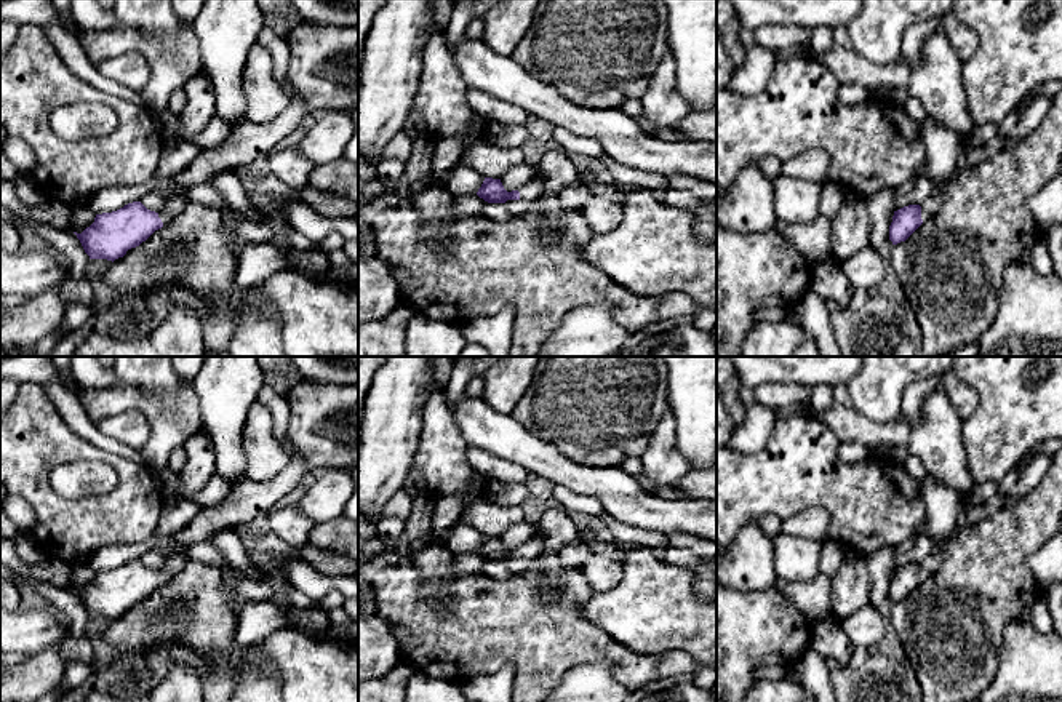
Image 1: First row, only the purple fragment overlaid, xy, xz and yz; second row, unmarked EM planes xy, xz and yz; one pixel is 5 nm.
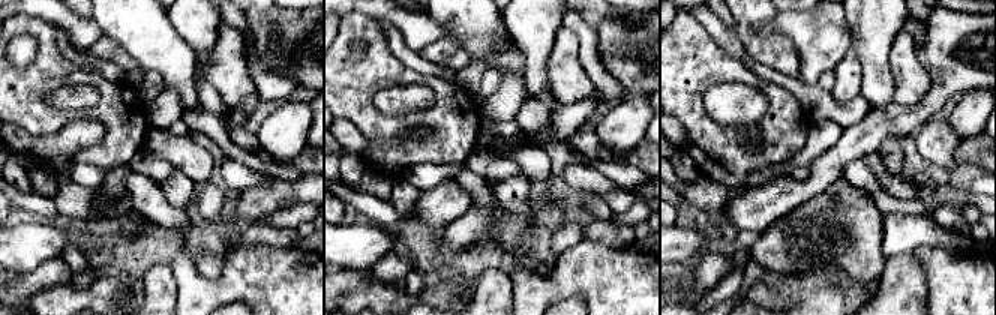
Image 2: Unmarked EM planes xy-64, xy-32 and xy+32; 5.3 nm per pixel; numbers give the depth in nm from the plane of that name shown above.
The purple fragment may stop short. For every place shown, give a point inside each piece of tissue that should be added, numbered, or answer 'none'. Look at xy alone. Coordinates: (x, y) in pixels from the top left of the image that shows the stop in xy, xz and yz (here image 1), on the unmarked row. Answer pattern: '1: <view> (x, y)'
1: xy (323, 419)

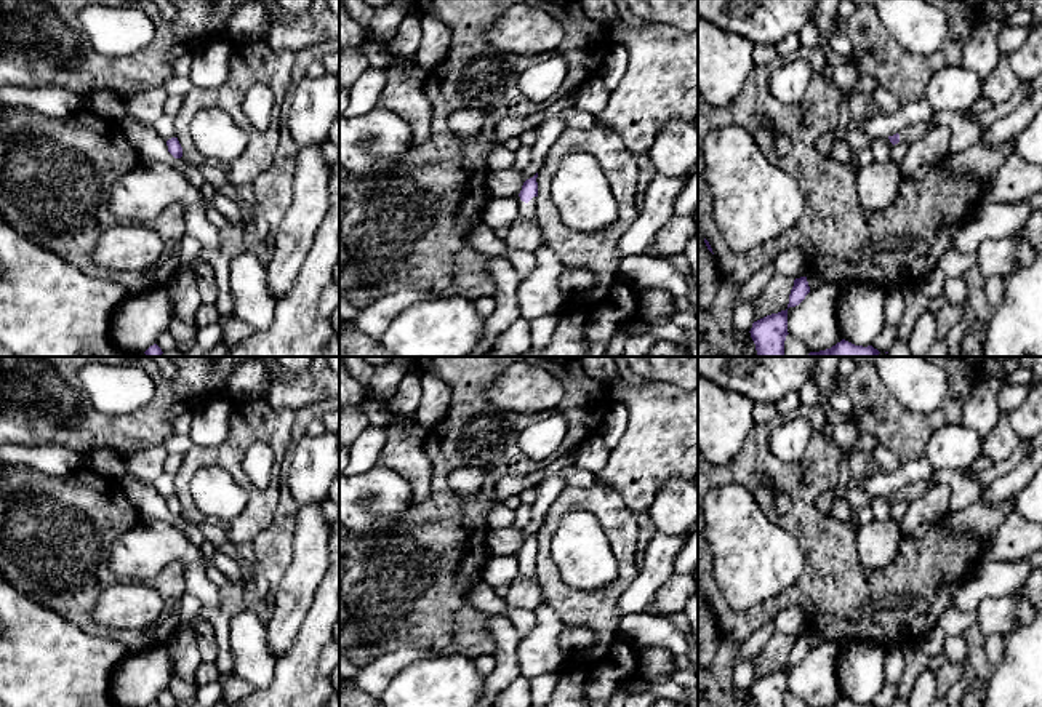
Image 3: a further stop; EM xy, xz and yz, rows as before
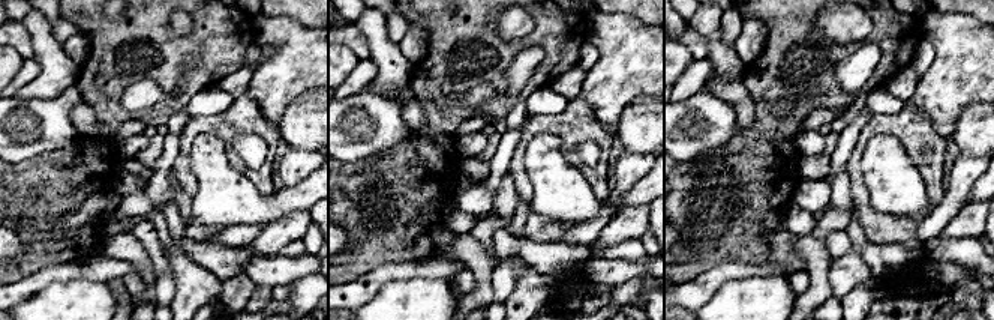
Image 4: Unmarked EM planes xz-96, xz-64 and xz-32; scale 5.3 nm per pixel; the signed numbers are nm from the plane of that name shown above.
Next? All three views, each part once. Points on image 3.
1: xz (527, 568)

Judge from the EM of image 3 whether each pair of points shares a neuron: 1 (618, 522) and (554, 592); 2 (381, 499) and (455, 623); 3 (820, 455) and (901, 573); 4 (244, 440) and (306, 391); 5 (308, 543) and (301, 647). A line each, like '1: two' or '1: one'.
1: one
2: two
3: one
4: two
5: two

